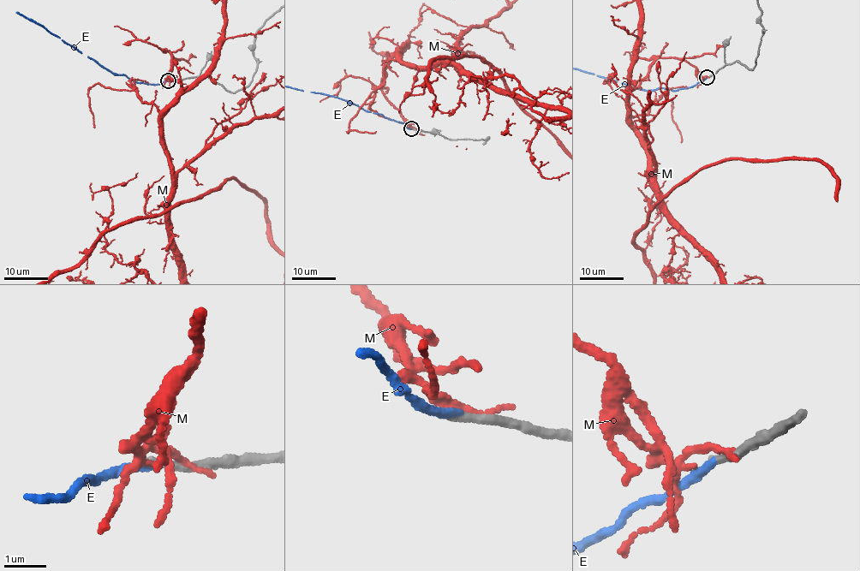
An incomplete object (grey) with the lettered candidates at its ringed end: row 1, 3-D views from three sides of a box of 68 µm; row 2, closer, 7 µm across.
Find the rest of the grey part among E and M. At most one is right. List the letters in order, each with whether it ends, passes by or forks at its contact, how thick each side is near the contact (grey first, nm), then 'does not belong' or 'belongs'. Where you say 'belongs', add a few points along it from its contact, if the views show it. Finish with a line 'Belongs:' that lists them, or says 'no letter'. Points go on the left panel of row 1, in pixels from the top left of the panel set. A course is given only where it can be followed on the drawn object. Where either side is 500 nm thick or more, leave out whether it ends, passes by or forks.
E: it ends there; 200 nm thick on the grey side, 180 nm on the other; belongs
M: it ends there; 280 nm thick on the grey side, 170 nm on the other; does not belong
Belongs: E

